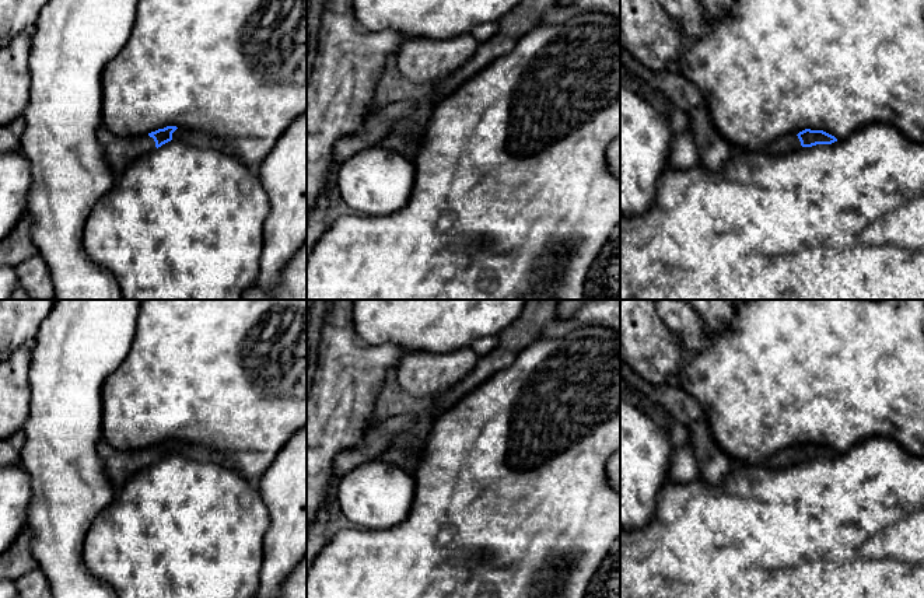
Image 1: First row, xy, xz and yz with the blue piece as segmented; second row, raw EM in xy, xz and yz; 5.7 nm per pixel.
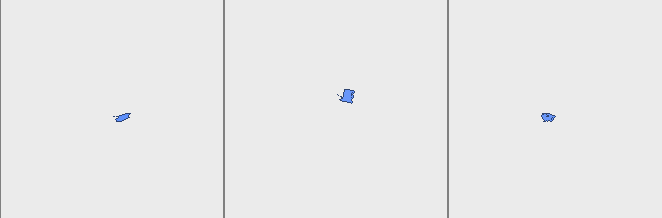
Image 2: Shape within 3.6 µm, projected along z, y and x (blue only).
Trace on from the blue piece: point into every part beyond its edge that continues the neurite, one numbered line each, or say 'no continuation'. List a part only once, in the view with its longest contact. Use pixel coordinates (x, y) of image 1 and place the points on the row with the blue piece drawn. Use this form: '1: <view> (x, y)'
1: xy (199, 139)
2: xy (119, 151)

